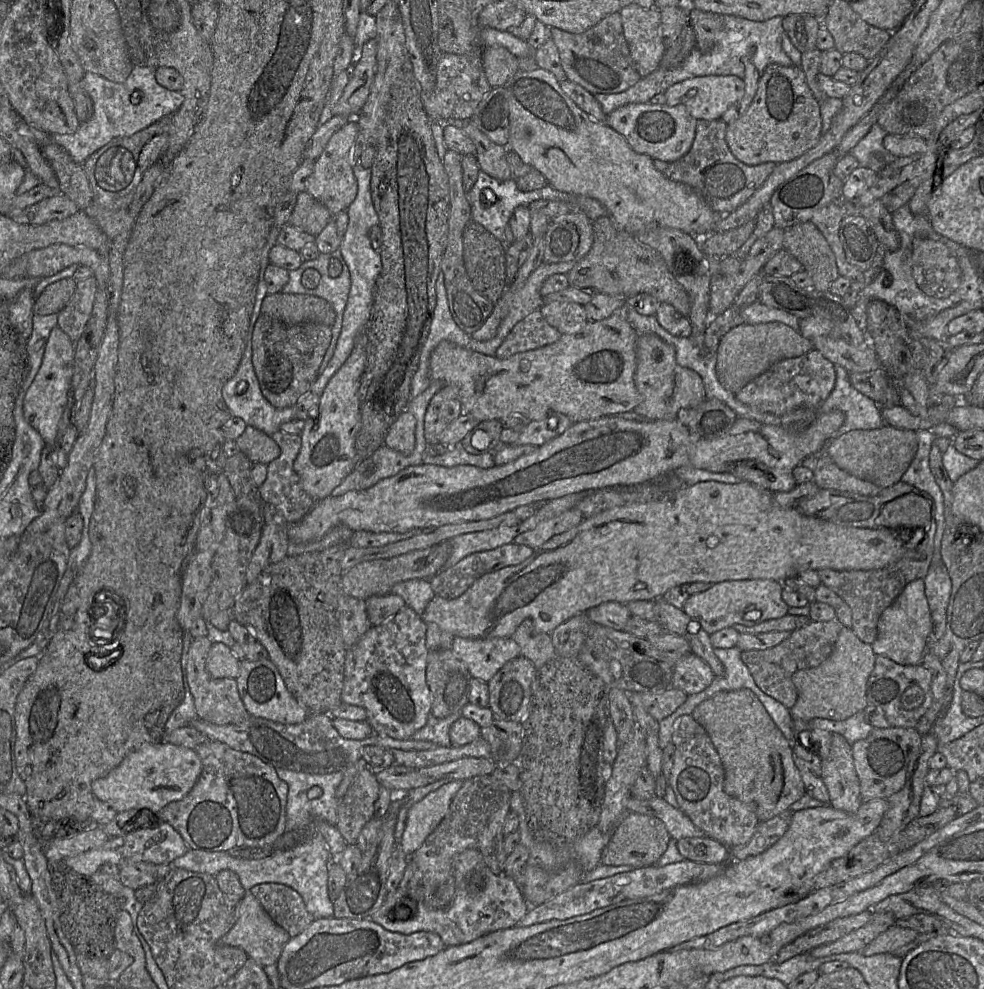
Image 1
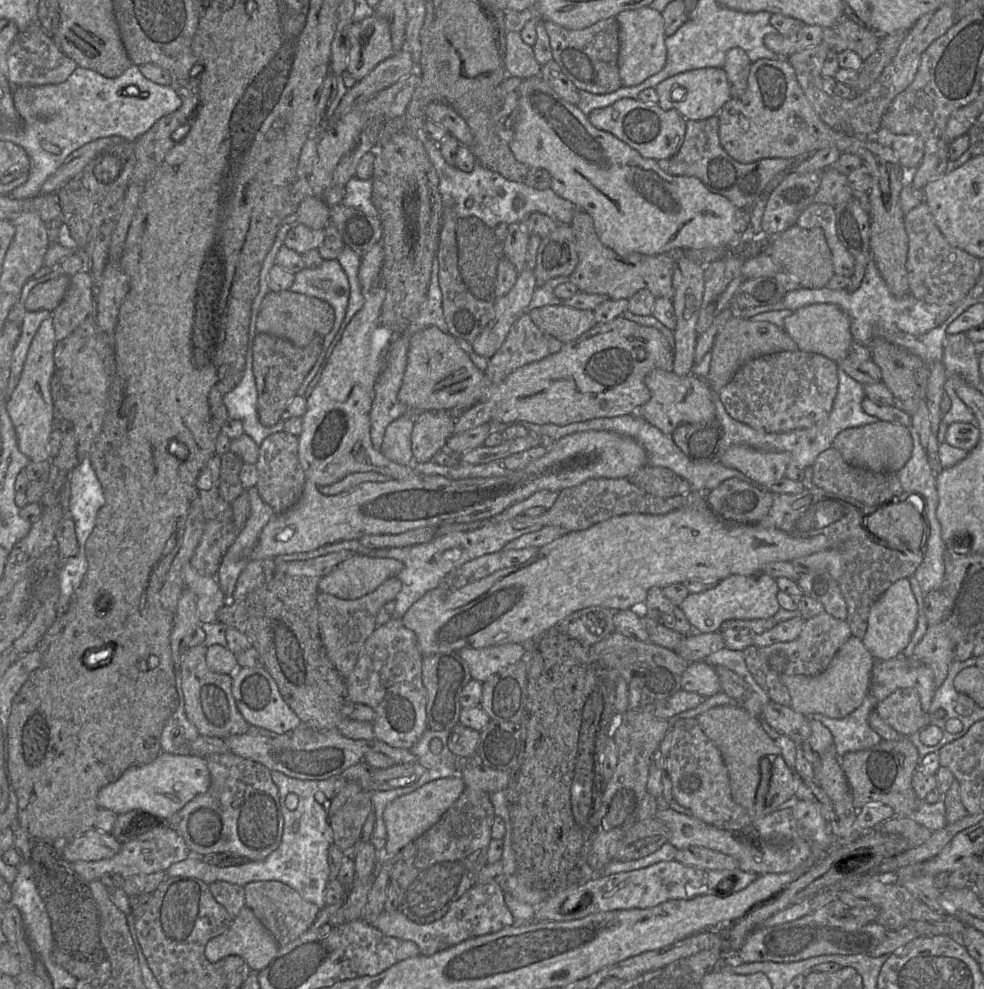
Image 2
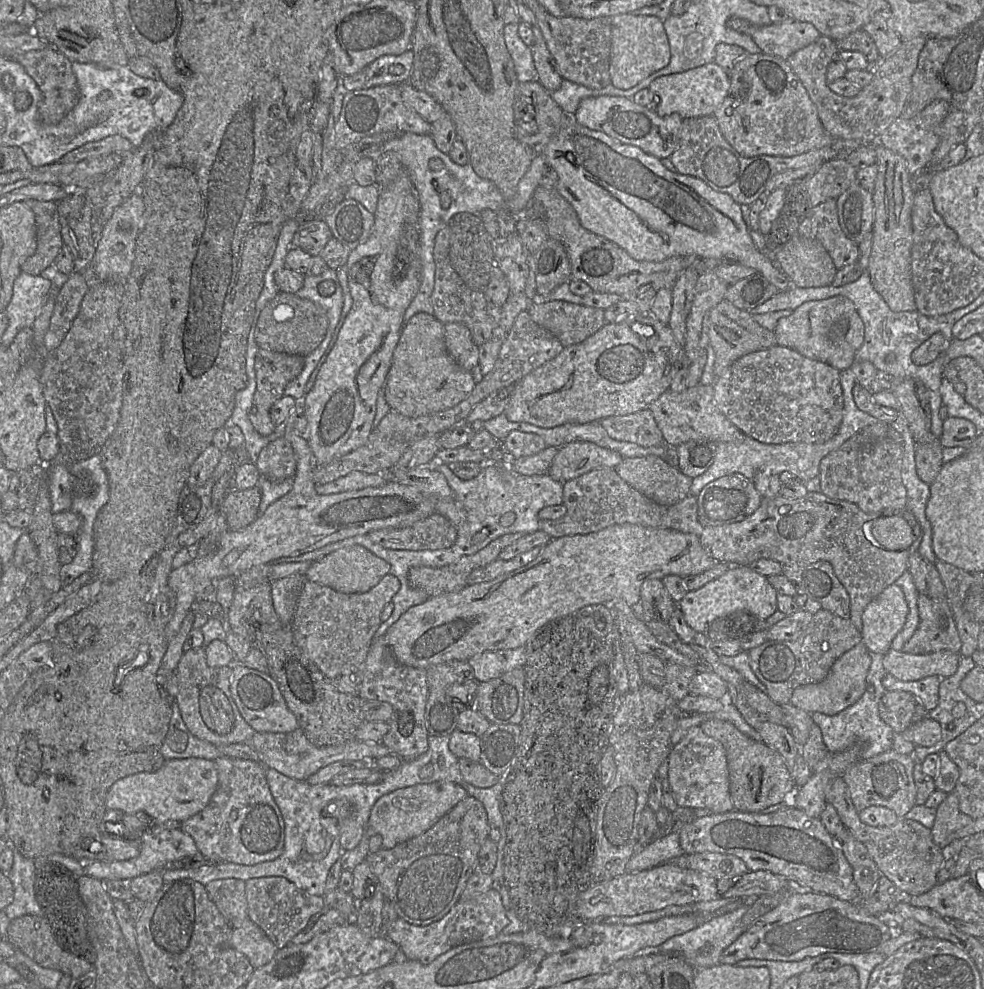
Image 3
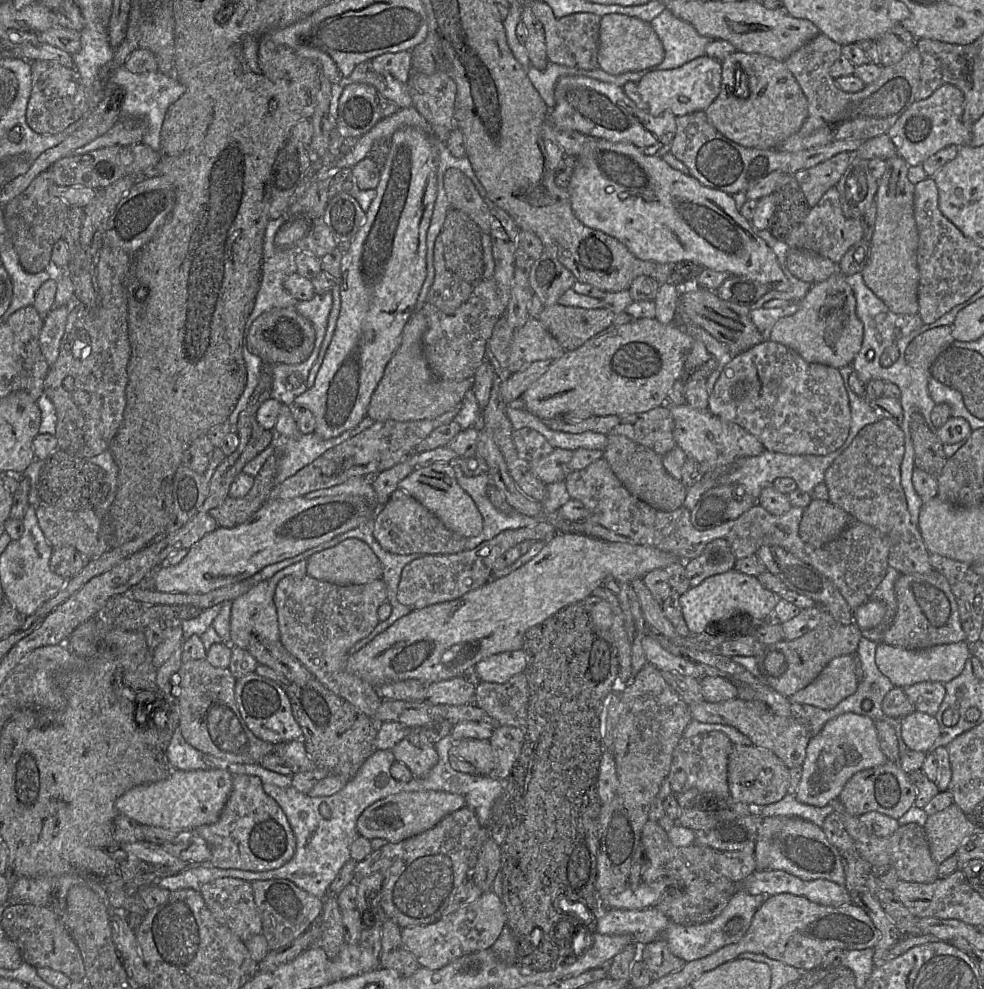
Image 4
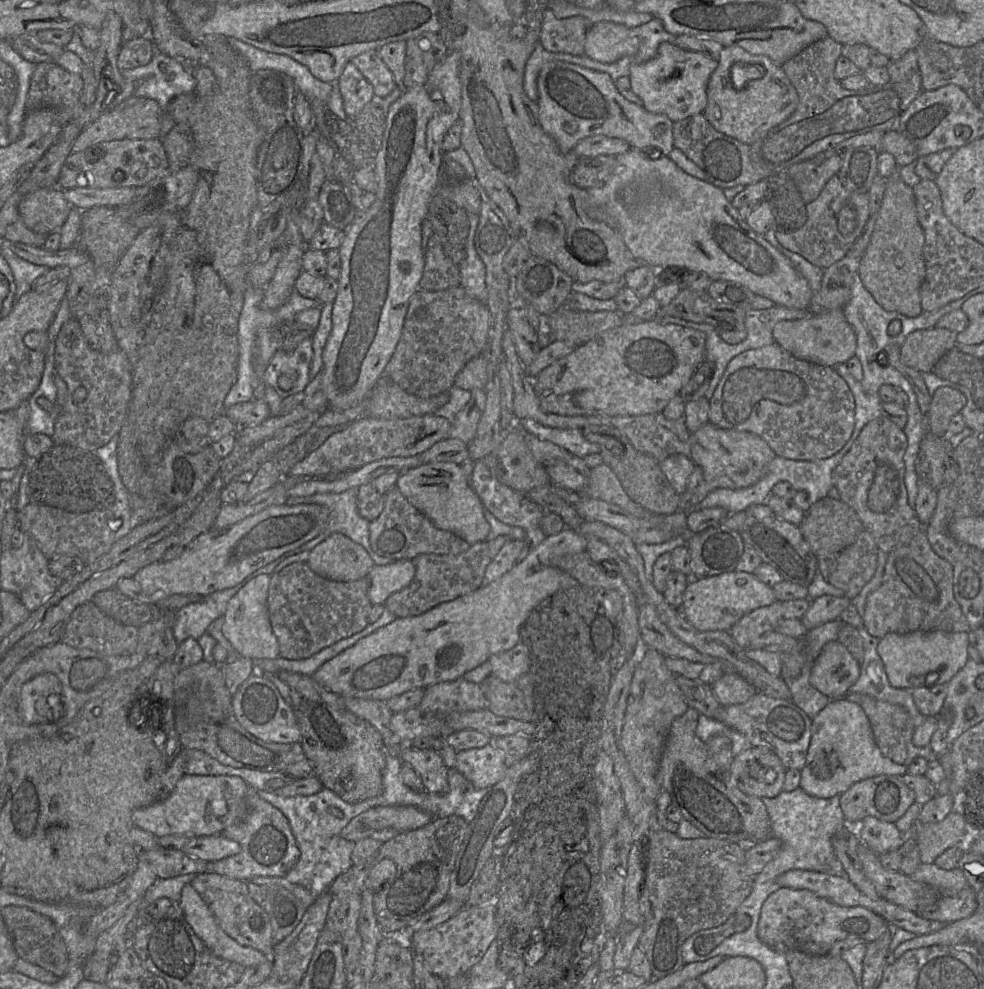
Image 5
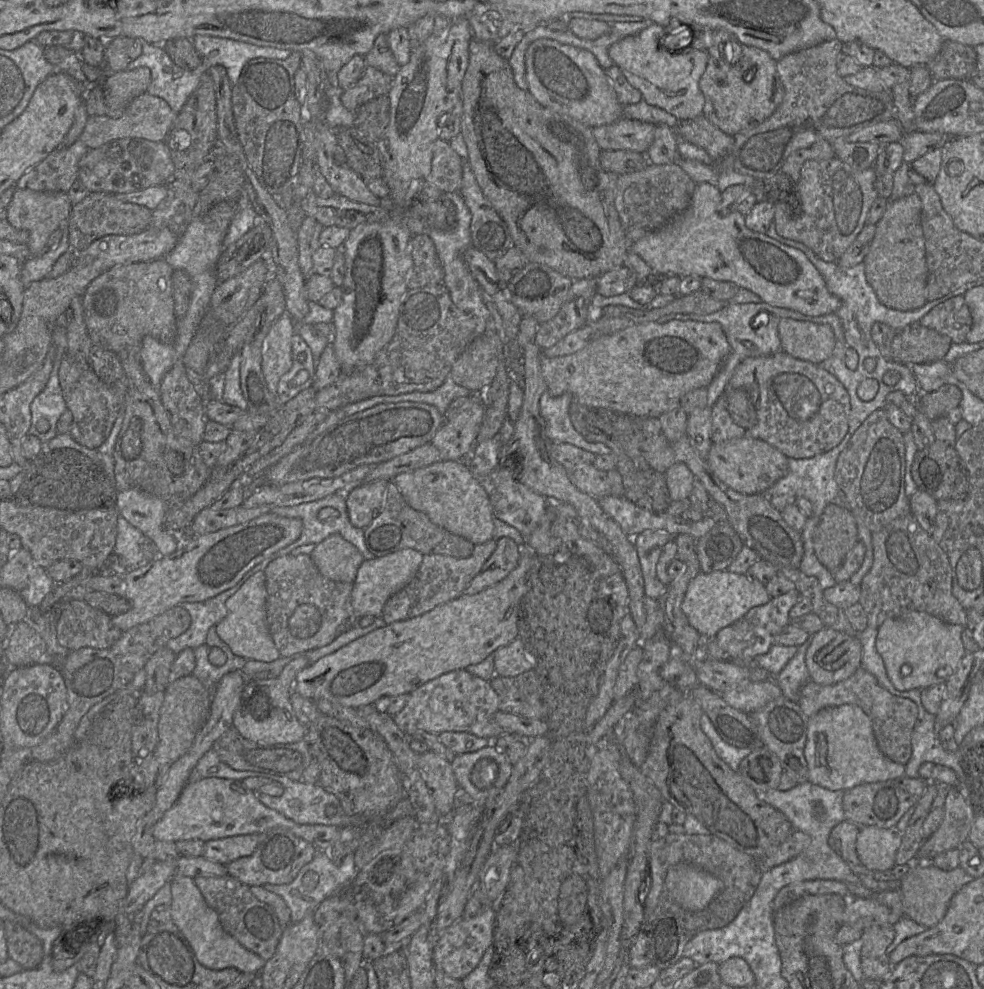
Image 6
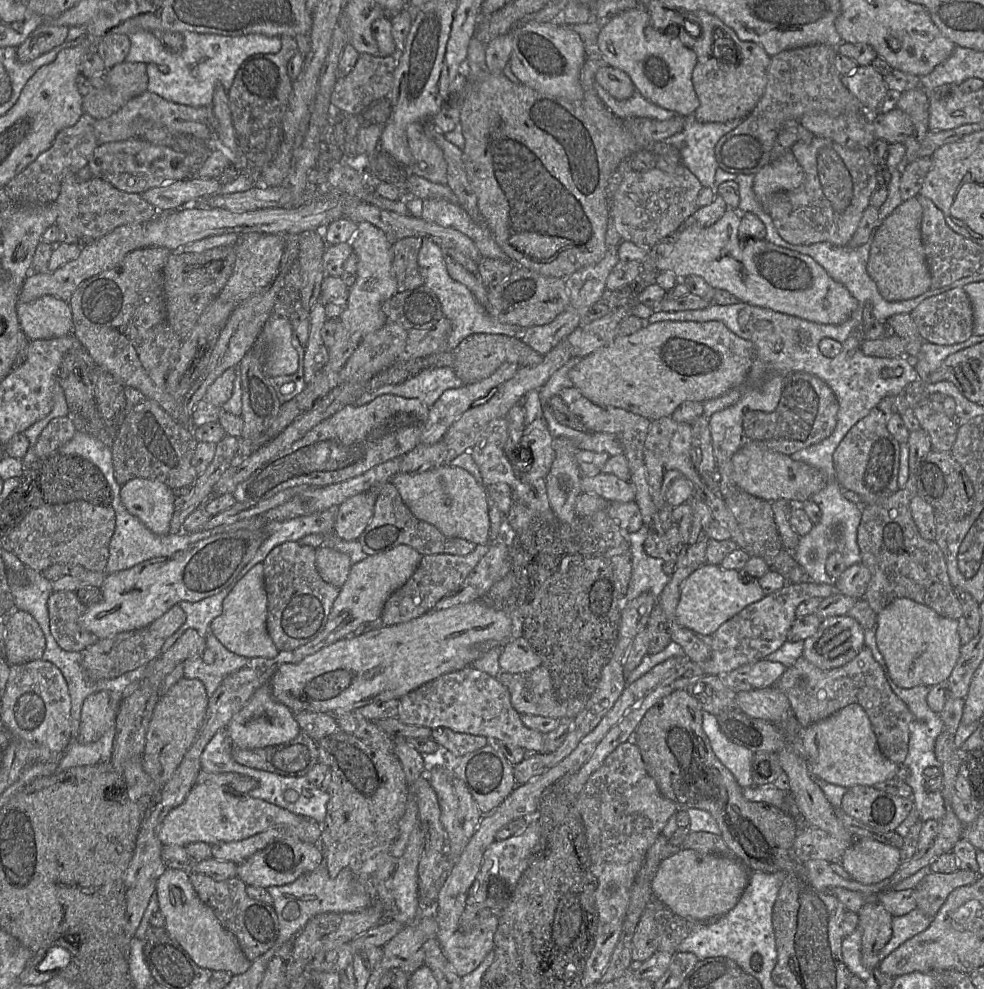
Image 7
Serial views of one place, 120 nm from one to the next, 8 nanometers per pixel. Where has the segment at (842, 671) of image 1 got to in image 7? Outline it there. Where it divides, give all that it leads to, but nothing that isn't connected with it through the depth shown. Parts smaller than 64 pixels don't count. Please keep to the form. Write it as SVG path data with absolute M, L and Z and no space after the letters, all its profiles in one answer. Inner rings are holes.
M848 615L822 620L817 632L806 638L802 656L816 667L829 670L851 661L865 646L864 629Z

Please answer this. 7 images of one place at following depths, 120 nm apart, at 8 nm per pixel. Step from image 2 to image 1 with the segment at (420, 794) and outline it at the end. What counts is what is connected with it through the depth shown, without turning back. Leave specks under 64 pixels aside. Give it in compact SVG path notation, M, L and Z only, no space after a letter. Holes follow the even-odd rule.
M448 781L408 808L405 829L399 840L407 856L412 855L439 825L462 785L463 781Z

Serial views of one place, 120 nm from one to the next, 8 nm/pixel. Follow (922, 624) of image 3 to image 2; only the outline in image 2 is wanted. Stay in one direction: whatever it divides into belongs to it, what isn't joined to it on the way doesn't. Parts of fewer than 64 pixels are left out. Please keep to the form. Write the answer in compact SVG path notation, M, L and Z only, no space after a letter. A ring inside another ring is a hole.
M944 622L928 626L913 653L919 663L932 669L935 688L939 688L955 660L955 646L948 636Z

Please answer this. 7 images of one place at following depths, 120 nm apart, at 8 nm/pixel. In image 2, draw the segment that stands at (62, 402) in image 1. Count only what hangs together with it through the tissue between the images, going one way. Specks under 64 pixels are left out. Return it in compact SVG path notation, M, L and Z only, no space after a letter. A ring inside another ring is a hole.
M52 316L40 324L30 344L18 385L7 400L7 412L16 431L18 446L31 462L50 460L47 450L49 436L53 431L55 407L51 397L50 383L54 373L54 350L57 344Z

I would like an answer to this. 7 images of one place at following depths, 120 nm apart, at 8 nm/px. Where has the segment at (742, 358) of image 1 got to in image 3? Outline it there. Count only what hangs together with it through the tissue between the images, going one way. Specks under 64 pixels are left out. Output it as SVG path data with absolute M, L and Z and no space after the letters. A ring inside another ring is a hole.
M726 300L717 304L708 315L709 345L715 352L716 379L740 357L776 345L774 332L760 326L748 311L741 310Z

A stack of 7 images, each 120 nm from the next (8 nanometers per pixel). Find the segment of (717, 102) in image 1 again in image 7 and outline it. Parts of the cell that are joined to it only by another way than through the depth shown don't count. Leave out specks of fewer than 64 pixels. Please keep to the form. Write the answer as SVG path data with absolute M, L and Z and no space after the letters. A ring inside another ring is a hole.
M643 7L626 10L607 20L600 29L596 46L607 65L625 72L635 89L653 104L683 117L693 116L699 107L699 99L692 83L692 72L697 62L696 53L677 38L677 32L672 34L655 29L650 15Z

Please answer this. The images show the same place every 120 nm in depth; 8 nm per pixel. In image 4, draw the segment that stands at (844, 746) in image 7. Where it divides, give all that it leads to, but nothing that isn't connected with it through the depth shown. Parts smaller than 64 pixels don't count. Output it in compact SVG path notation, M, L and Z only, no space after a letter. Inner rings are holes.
M854 713L841 714L829 720L817 735L810 738L805 759L801 765L802 776L797 791L794 794L795 798L801 803L816 807L823 807L829 803L835 803L845 784L854 774L883 765L886 761L888 760L879 746L874 721L864 715Z

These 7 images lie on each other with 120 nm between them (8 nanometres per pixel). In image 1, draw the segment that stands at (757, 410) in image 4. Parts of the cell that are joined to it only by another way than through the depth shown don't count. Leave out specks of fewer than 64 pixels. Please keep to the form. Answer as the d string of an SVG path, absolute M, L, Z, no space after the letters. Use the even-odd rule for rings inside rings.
M812 349L802 356L775 363L747 383L735 397L752 408L774 415L784 415L798 408L814 408L824 402L832 392L835 385L834 368L833 363L819 351Z

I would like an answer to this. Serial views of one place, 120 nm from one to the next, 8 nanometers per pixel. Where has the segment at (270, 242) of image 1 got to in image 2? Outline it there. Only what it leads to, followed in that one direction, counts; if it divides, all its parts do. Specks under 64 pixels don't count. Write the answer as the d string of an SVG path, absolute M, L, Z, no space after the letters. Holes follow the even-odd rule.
M283 222L283 224L281 225L281 227L279 228L277 232L275 241L270 251L268 252L268 254L266 255L263 261L263 265L262 265L261 272L260 272L260 288L259 288L259 292L256 298L254 299L254 302L252 305L252 311L251 311L245 371L244 371L244 374L243 374L243 377L240 383L232 391L227 393L224 397L224 404L227 408L229 418L241 421L243 424L244 433L250 436L259 446L262 444L262 442L264 441L266 437L270 436L271 434L284 431L283 430L284 420L282 419L280 419L278 423L270 427L263 426L261 422L259 421L259 417L257 413L257 388L255 384L255 377L253 374L252 355L253 355L253 342L254 342L254 338L257 333L256 322L257 322L257 317L259 314L260 306L261 306L261 303L264 297L271 291L268 287L268 282L267 282L268 273L270 269L274 265L276 265L275 263L276 255L279 249L284 245L284 240L286 238L286 235L293 226L294 226L293 223Z

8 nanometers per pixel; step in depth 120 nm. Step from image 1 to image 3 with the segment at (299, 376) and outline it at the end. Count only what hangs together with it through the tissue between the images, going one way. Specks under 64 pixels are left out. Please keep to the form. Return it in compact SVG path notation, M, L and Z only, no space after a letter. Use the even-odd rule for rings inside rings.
M258 349L255 357L256 390L248 411L248 418L260 435L268 436L277 429L270 417L270 409L284 395L284 390L288 383L301 373L304 363L305 357L301 355Z

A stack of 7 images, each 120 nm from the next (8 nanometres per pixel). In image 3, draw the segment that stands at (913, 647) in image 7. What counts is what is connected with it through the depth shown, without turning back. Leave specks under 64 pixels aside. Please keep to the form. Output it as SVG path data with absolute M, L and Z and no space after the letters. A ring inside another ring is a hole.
M891 648L883 655L882 664L885 671L898 680L916 681L932 675L941 678L952 676L960 658L960 654L949 650L910 654Z

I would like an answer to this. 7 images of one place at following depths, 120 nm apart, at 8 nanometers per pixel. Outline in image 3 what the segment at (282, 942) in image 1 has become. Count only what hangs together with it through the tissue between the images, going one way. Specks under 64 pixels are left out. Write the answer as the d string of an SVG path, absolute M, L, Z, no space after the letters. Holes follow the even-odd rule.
M250 918L239 928L234 928L230 936L230 947L244 954L257 969L268 964L278 948Z

